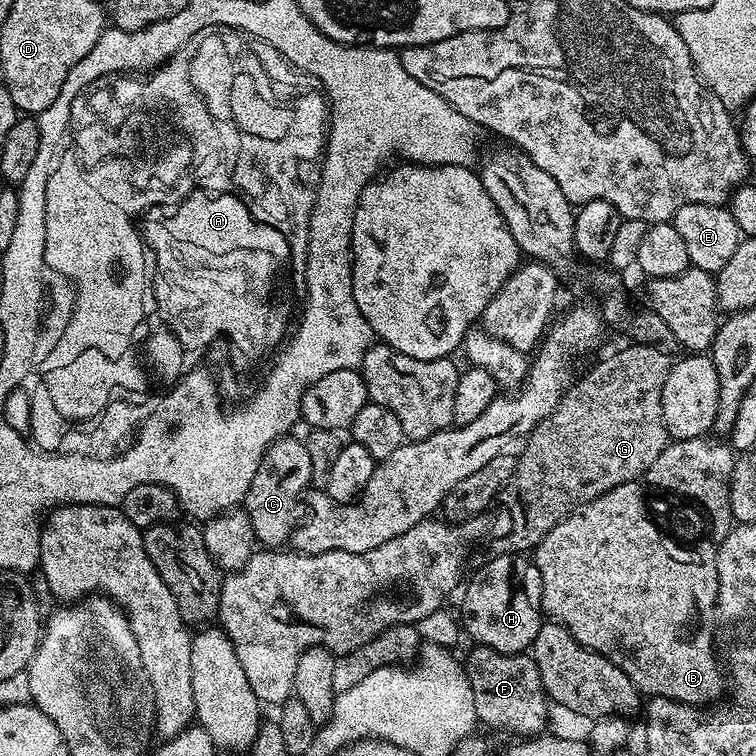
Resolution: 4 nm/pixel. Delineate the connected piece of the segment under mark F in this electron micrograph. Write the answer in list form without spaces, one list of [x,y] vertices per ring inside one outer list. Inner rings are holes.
[[[473,647],[466,659],[466,671],[474,694],[476,719],[488,728],[513,732],[516,738],[535,738],[548,724],[550,701],[538,674],[536,661],[528,654],[495,652],[492,648]]]

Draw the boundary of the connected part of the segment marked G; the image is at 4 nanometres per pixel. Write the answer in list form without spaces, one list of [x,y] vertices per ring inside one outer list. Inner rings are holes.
[[[629,343],[629,348],[620,348],[613,356],[608,356],[605,360],[600,360],[584,377],[577,379],[569,384],[568,389],[564,391],[564,397],[558,402],[558,406],[553,410],[541,424],[537,424],[536,429],[527,433],[526,439],[523,441],[524,449],[518,452],[516,456],[516,469],[512,475],[512,481],[508,483],[506,489],[506,497],[508,496],[507,511],[512,513],[512,529],[508,536],[503,536],[500,540],[492,540],[492,552],[503,554],[506,552],[515,552],[517,554],[527,553],[529,550],[535,549],[542,537],[550,531],[558,522],[562,522],[567,516],[579,513],[580,509],[586,507],[590,502],[594,502],[602,494],[606,494],[610,490],[614,490],[618,486],[622,486],[631,480],[640,480],[647,473],[648,467],[654,462],[654,458],[658,458],[658,454],[662,454],[662,450],[668,447],[670,437],[666,430],[666,422],[662,414],[662,386],[666,386],[666,378],[670,374],[674,360],[665,349],[654,344],[637,344]]]

